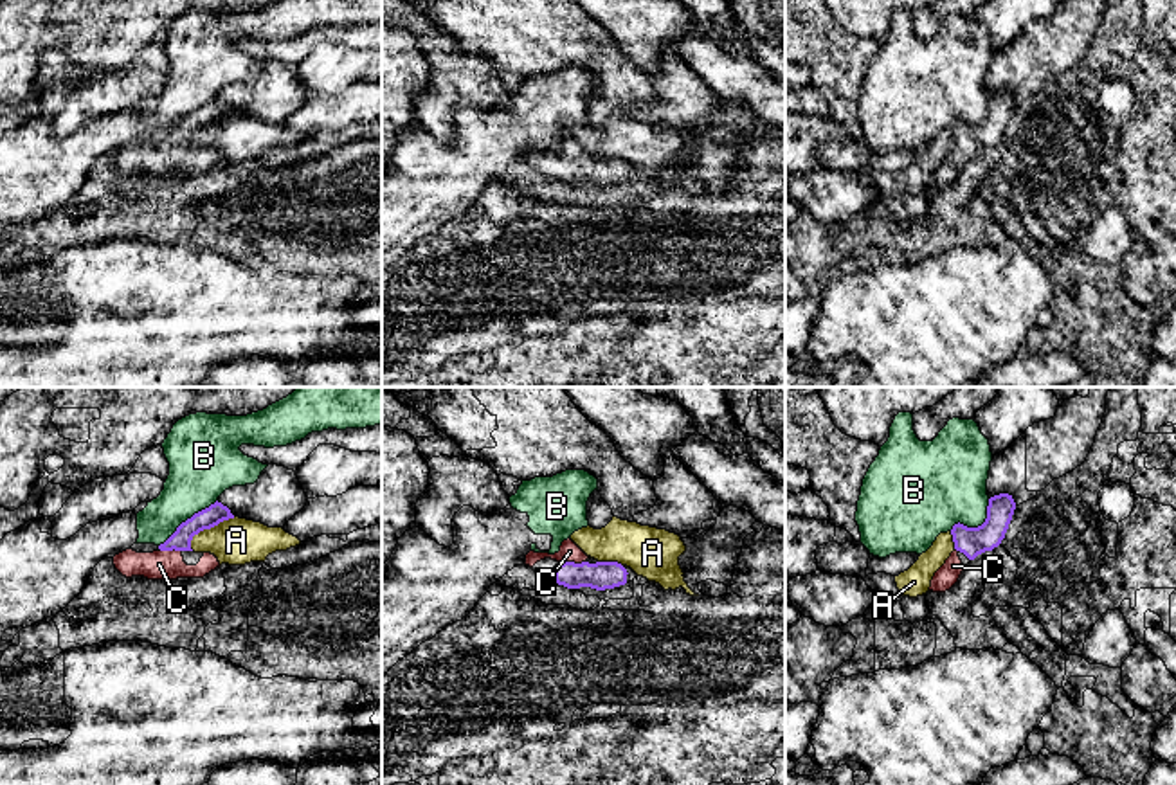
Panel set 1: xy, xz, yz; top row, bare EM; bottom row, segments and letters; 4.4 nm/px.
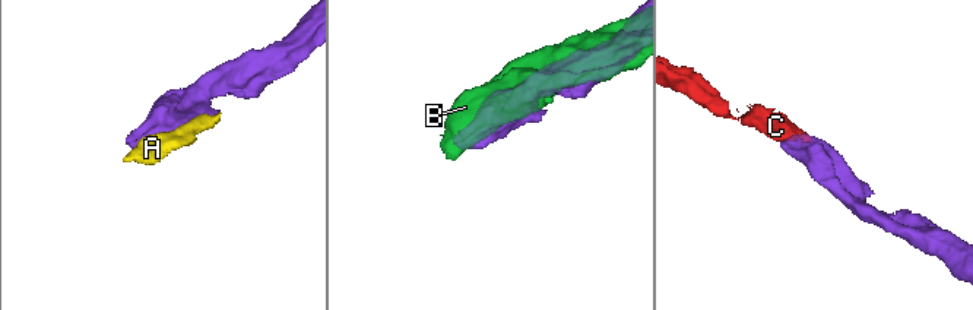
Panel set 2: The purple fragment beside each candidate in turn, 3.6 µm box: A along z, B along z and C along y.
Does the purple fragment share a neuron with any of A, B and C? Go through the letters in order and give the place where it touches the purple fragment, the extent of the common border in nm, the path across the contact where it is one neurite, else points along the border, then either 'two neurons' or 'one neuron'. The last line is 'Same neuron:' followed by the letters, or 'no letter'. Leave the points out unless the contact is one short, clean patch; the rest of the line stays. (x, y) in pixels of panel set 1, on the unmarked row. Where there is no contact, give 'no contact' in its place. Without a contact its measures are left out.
A: meets purple in xy at (208, 125); contact 240 nm long; two neurons
B: meets purple in xy at (188, 116); contact 340 nm long; two neurons
C: meets purple in xz at (573, 159); contact 110 nm long; one neuron
Same neuron: C

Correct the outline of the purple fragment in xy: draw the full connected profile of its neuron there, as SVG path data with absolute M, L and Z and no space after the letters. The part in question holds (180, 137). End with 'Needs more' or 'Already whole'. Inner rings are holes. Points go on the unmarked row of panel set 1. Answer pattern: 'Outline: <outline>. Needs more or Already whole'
Outline: M214 99L209 104L194 110L191 115L182 119L176 128L158 142L160 148L193 148L191 137L194 131L198 131L204 126L211 126L218 122L223 117L234 115L231 106L223 103L222 99Z. Already whole

